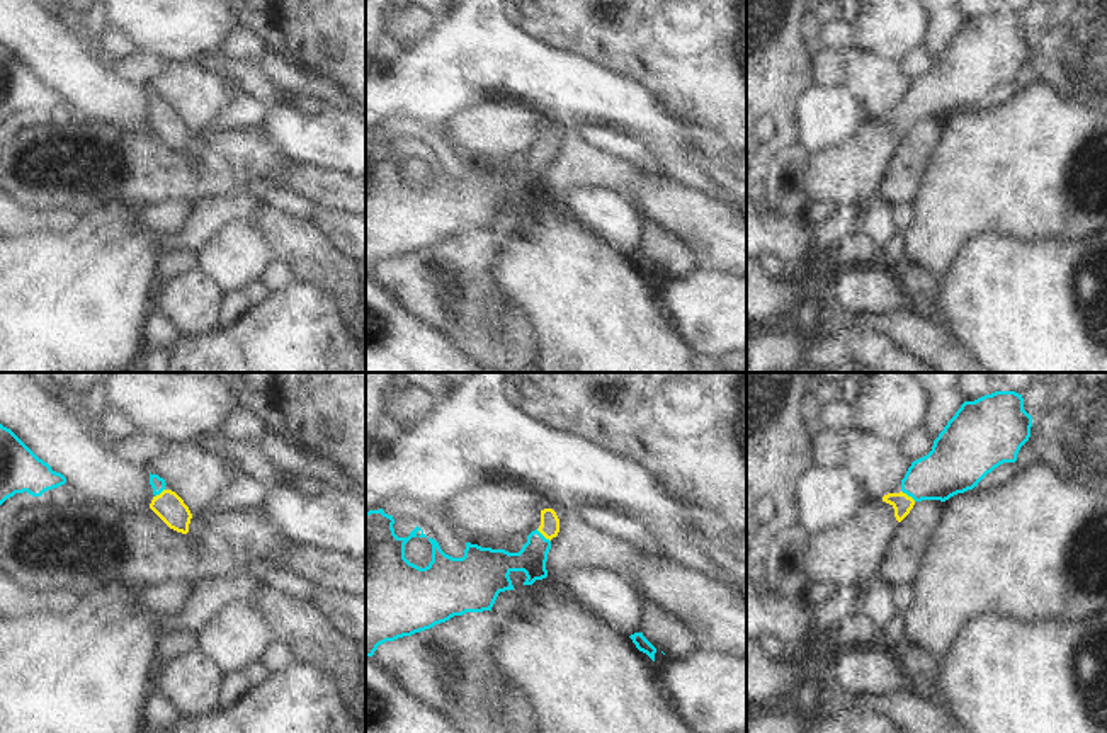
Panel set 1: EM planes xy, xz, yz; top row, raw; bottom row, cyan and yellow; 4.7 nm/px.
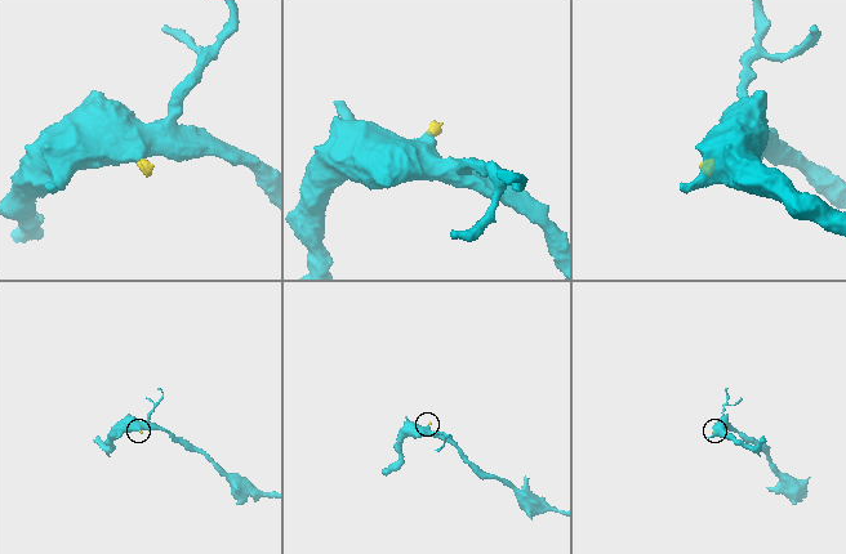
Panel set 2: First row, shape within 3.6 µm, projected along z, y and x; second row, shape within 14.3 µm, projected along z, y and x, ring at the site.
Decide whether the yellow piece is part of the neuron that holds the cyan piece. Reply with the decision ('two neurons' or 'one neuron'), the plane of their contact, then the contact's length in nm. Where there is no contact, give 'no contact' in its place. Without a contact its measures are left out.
one neuron | xz | 90 nm

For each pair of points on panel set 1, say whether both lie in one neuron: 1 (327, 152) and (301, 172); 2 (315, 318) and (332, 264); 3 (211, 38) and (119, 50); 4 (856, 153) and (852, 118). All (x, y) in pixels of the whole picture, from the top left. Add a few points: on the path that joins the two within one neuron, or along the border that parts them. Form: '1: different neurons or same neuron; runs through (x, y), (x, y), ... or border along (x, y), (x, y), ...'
1: different neurons; border along (289, 159), (347, 174)
2: different neurons; border along (296, 279), (325, 289), (337, 301), (347, 320)
3: different neurons; border along (107, 28), (126, 33), (140, 50)
4: different neurons; border along (869, 116), (856, 131), (820, 153)

